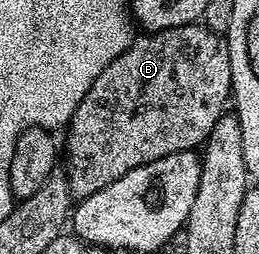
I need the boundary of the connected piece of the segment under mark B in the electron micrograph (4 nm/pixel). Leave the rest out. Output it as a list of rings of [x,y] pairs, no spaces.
[[[196,23],[173,27],[172,29],[151,31],[146,35],[136,36],[129,48],[121,55],[117,55],[117,59],[113,59],[113,63],[109,63],[109,67],[105,67],[105,71],[101,71],[101,75],[97,75],[97,79],[93,79],[93,87],[89,87],[85,99],[81,99],[77,111],[71,116],[71,120],[66,126],[67,161],[65,161],[65,168],[68,179],[68,191],[71,192],[72,198],[82,199],[93,195],[93,191],[101,191],[101,187],[109,187],[109,183],[121,179],[121,175],[125,175],[145,163],[153,163],[165,155],[173,155],[182,149],[198,150],[206,142],[207,136],[213,131],[213,123],[217,123],[217,119],[228,108],[230,97],[231,64],[229,63],[229,47],[220,34],[212,33],[202,23]]]

